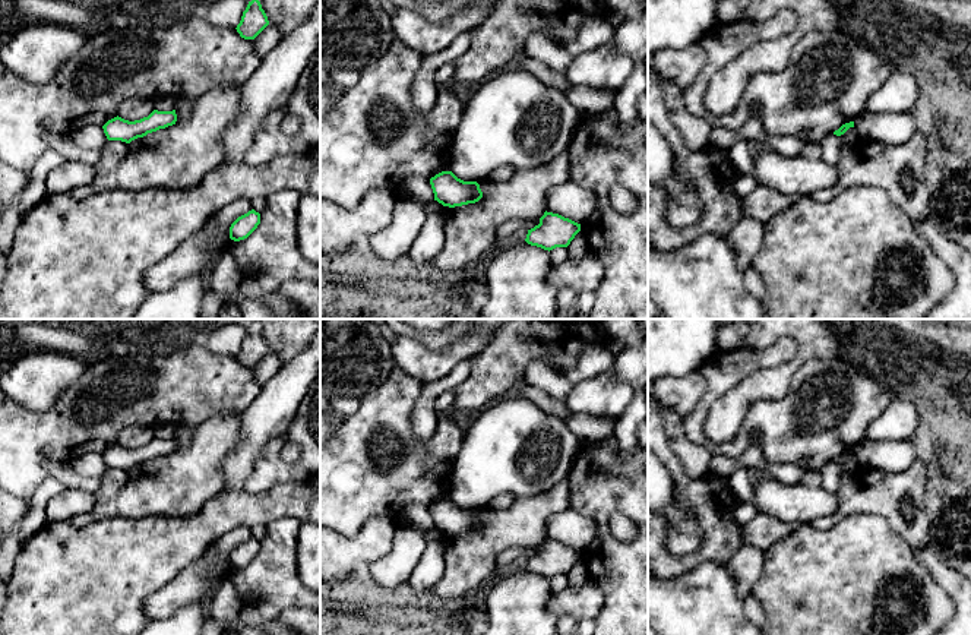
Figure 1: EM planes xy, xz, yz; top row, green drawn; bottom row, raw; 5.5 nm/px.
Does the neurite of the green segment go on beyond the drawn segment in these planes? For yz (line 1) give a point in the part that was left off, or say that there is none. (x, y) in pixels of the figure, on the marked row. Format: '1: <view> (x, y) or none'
1: none

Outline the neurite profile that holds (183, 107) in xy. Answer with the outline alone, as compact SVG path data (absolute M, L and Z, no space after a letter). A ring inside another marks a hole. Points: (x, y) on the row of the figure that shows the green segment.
M177 98L175 107L174 107L177 114L175 123L181 123L190 117L194 101L196 98Z

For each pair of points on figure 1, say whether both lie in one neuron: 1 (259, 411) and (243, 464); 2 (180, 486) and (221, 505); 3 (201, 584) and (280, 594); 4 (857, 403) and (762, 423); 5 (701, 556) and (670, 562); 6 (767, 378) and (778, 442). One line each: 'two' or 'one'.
1: one
2: two
3: two
4: one
5: one
6: two

